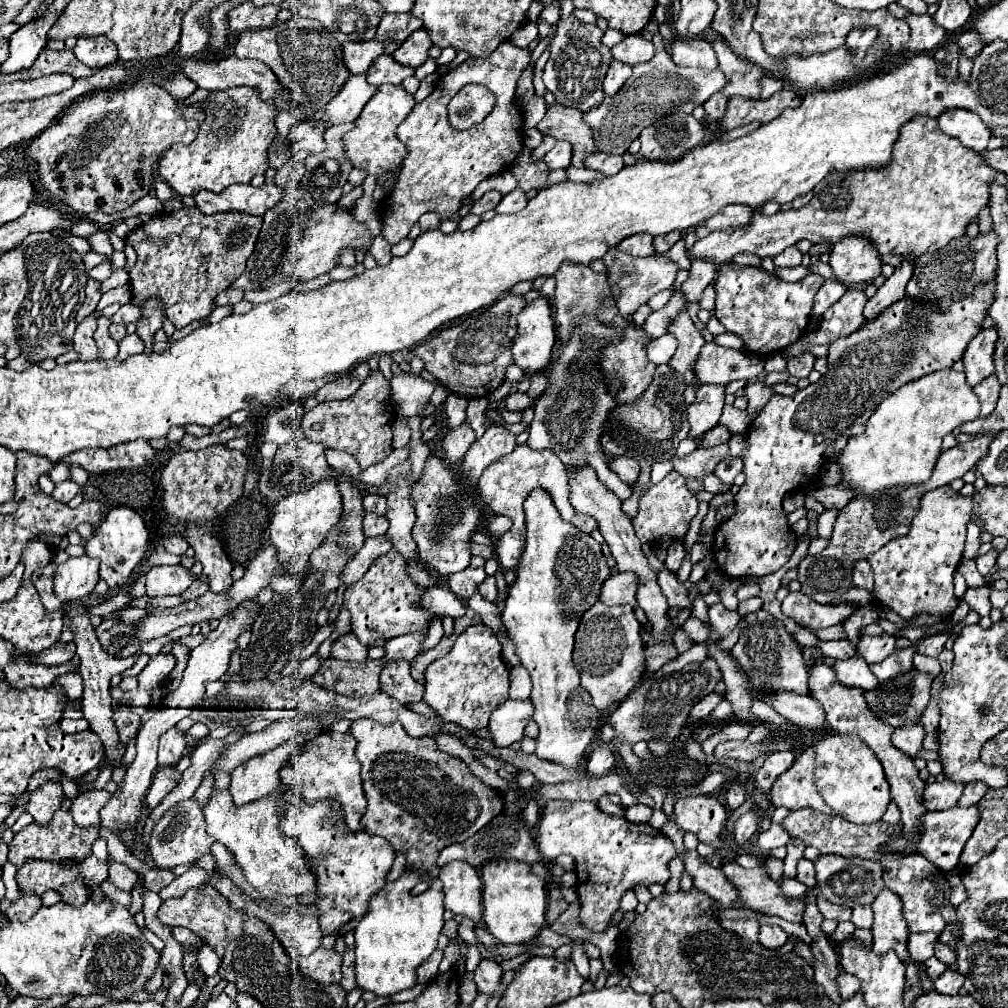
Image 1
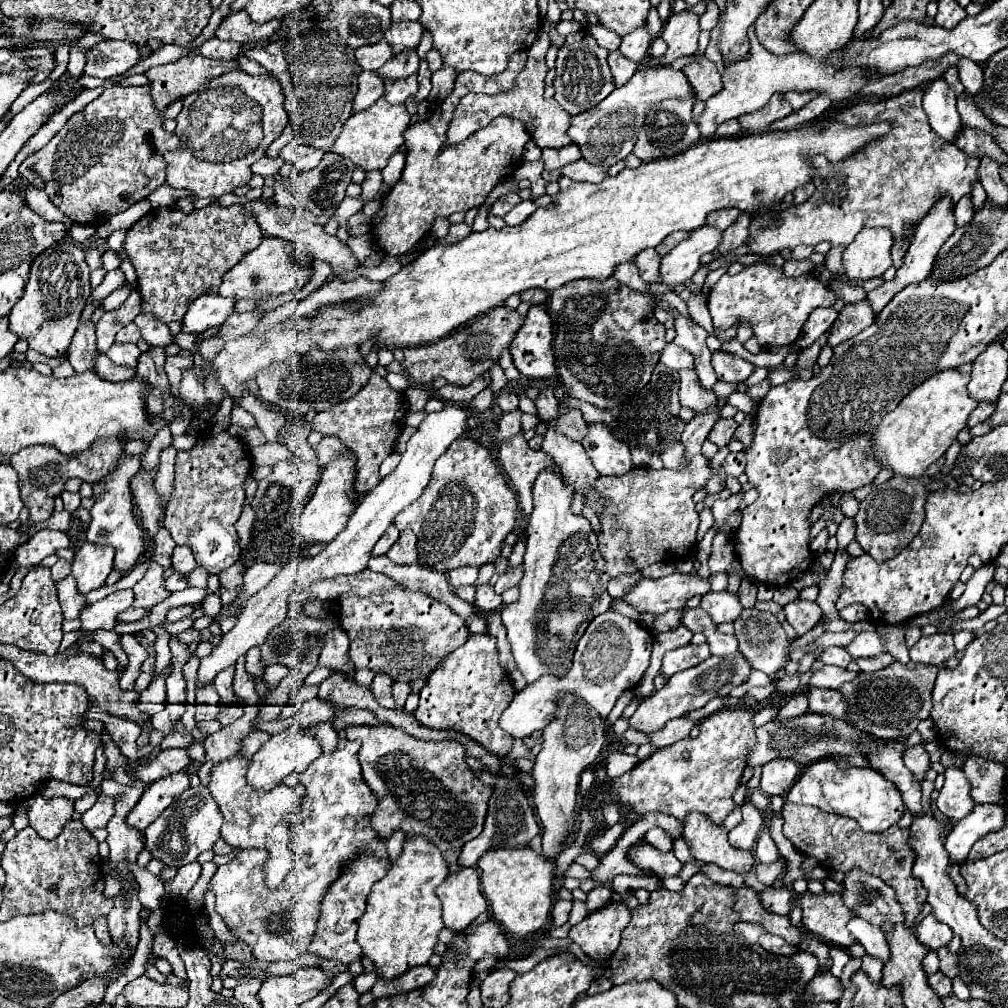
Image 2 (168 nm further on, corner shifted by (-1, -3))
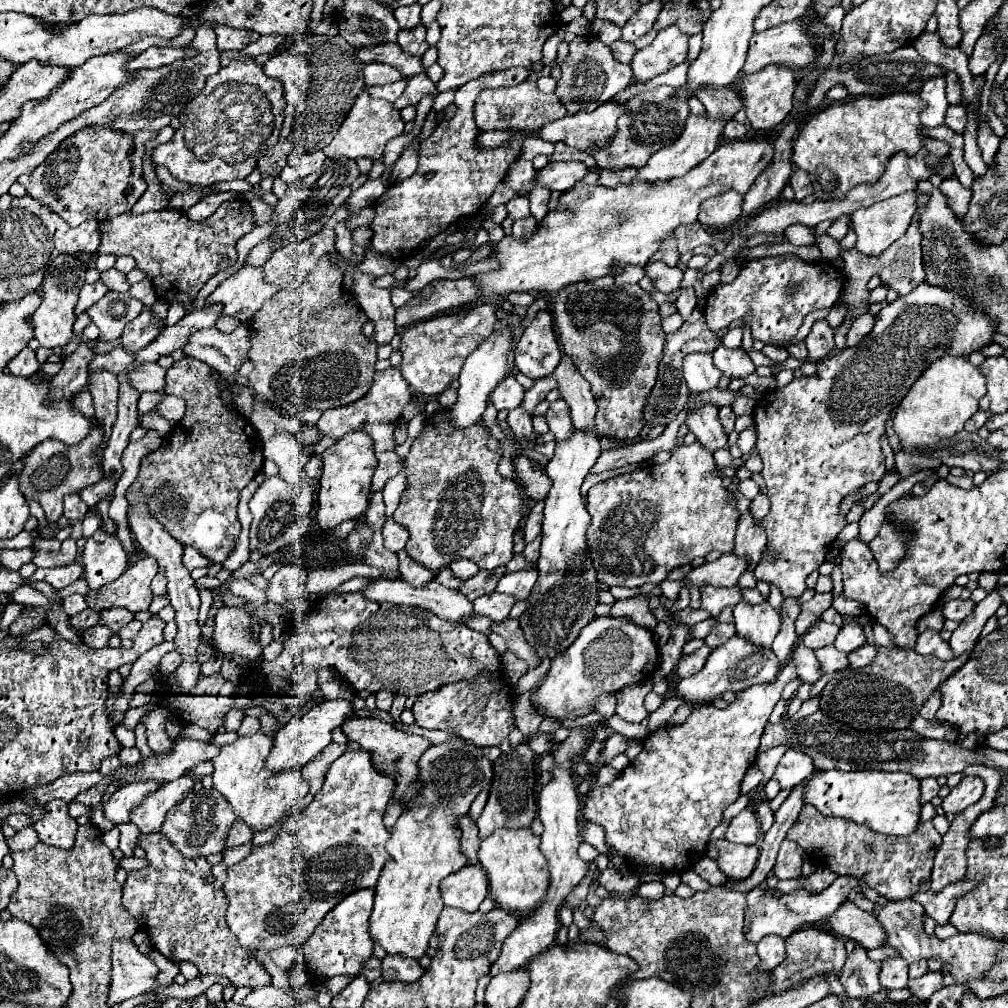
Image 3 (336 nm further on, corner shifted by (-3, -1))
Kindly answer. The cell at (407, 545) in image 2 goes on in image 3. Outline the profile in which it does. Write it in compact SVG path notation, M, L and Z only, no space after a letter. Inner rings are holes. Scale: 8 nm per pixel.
M400 551L398 559L400 559L400 565L398 565L400 575L412 587L424 587L426 583L430 583L434 579L434 571L428 571L426 567L420 567L420 563L416 563L414 559L410 559L406 555L406 551Z

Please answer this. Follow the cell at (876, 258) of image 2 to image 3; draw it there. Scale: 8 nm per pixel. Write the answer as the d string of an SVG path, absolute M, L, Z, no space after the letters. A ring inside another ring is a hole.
M908 191L908 193L880 201L868 209L854 211L852 229L858 235L856 249L864 255L880 255L886 247L890 247L898 237L902 237L906 233L914 213L916 213L916 191Z

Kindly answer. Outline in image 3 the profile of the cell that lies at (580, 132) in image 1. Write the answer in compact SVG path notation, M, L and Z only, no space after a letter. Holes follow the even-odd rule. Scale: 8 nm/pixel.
M520 83L510 89L484 89L474 107L474 117L476 117L476 127L480 131L492 131L492 129L530 129L536 131L536 127L544 127L544 123L562 119L566 115L564 105L556 95L542 93L536 83Z

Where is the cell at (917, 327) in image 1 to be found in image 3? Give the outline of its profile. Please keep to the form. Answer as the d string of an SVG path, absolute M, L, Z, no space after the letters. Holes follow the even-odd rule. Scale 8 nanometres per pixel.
M924 281L916 287L916 291L912 291L912 295L904 295L894 303L888 303L876 315L874 331L862 343L822 359L818 363L820 377L794 379L786 387L772 391L758 401L754 413L758 431L756 447L764 463L762 477L766 481L772 507L760 521L768 535L768 555L764 555L754 569L756 579L778 585L784 597L800 597L806 591L806 577L824 563L828 547L846 527L846 517L840 513L842 499L856 493L862 485L884 477L886 469L880 441L894 405L908 393L912 383L934 359L946 355L950 349L954 355L980 351L990 343L992 335L992 321L986 315L980 315L980 311L968 311L968 299L952 291L944 291L942 287L928 287Z

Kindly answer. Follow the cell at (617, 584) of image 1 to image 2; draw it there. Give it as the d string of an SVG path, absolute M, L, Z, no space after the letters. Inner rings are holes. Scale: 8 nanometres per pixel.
M672 573L660 579L648 579L642 577L636 585L632 585L630 593L626 593L622 597L622 601L626 601L630 607L634 607L640 613L666 613L668 609L680 609L684 607L684 603L694 597L694 595L704 595L706 591L710 591L710 583L708 579L700 579L698 575L680 575L680 573Z

